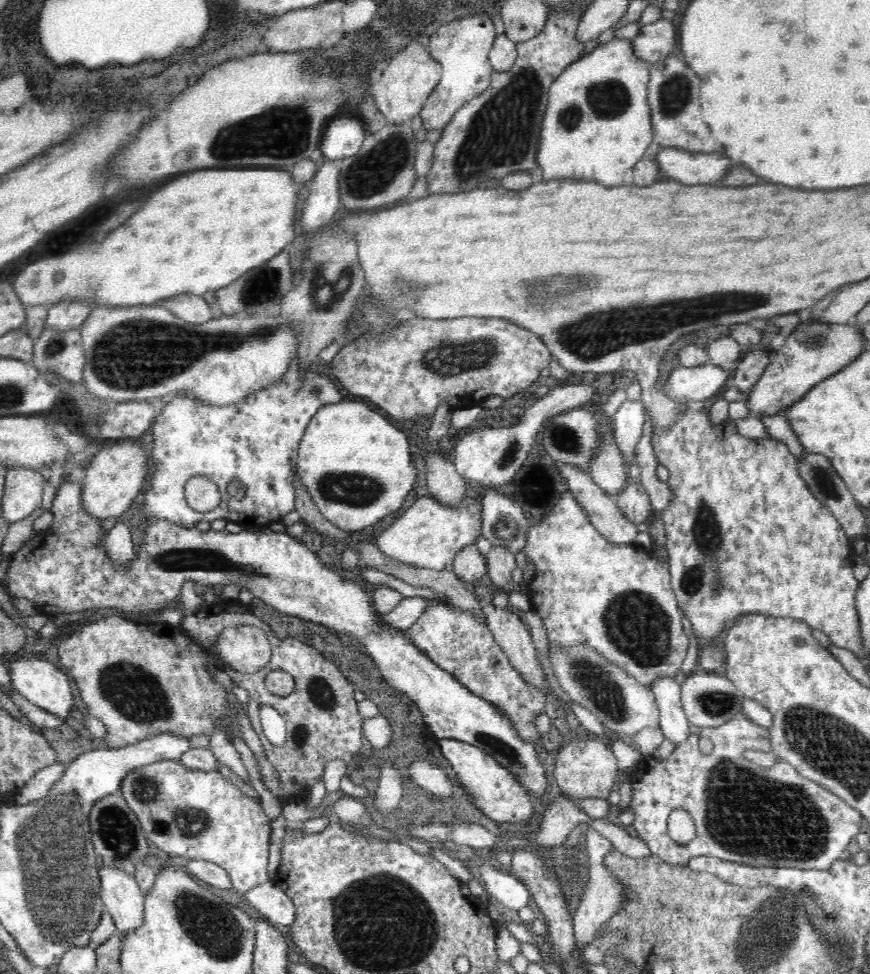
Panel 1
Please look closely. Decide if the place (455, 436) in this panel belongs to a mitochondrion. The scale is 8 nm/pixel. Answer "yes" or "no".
no

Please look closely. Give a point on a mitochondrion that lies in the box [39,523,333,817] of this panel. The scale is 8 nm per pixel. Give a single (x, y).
(137, 694)

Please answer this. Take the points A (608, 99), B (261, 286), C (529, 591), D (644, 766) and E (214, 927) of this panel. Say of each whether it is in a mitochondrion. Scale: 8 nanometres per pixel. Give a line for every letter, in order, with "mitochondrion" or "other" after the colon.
A: mitochondrion
B: mitochondrion
C: other
D: other
E: mitochondrion

